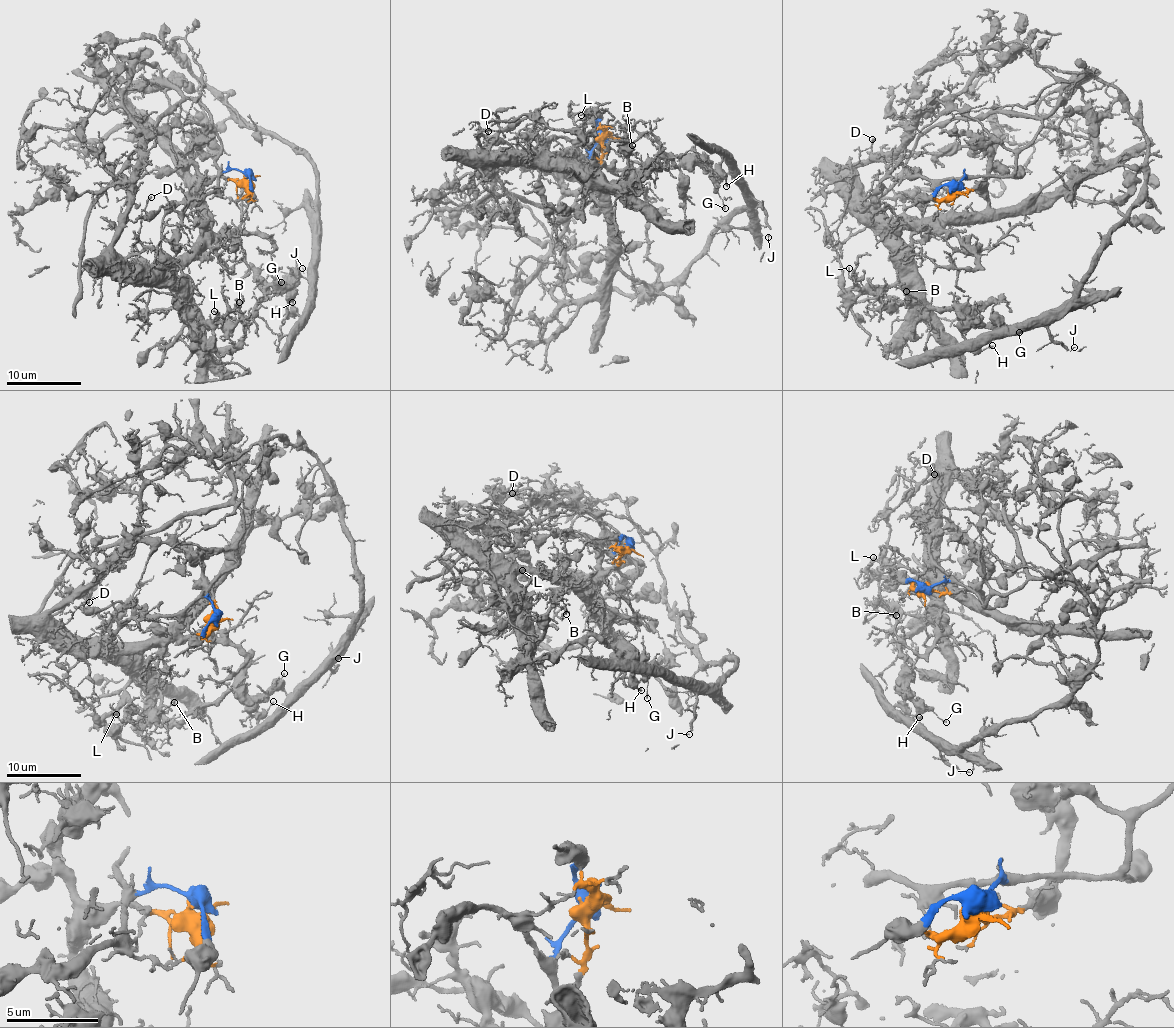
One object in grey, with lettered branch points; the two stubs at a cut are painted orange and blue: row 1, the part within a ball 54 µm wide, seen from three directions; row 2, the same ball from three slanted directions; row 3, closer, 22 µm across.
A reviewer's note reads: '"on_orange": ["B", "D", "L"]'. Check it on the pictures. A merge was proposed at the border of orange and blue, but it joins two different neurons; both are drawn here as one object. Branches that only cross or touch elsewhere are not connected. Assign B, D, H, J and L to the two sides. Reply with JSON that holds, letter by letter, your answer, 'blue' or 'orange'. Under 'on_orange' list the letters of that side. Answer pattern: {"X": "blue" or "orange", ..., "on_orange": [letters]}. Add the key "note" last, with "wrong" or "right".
{"B": "orange", "D": "blue", "H": "blue", "J": "blue", "L": "orange", "on_orange": ["B", "L"], "note": "wrong"}

